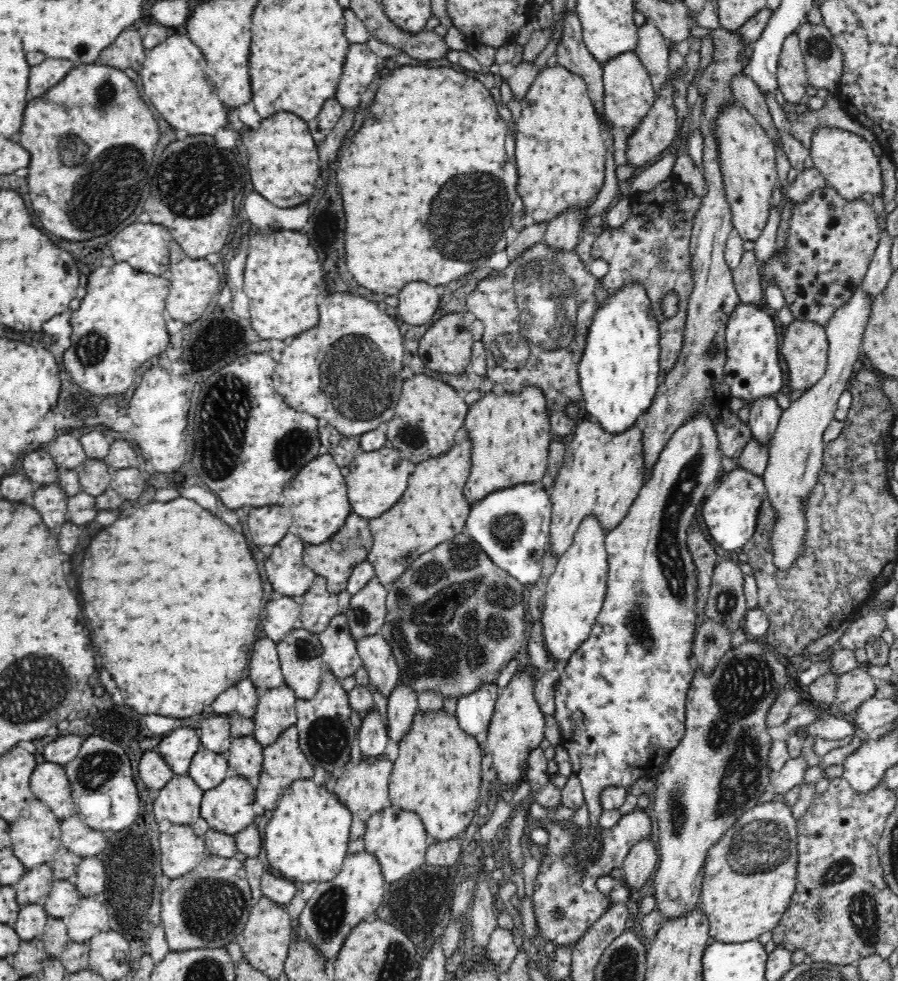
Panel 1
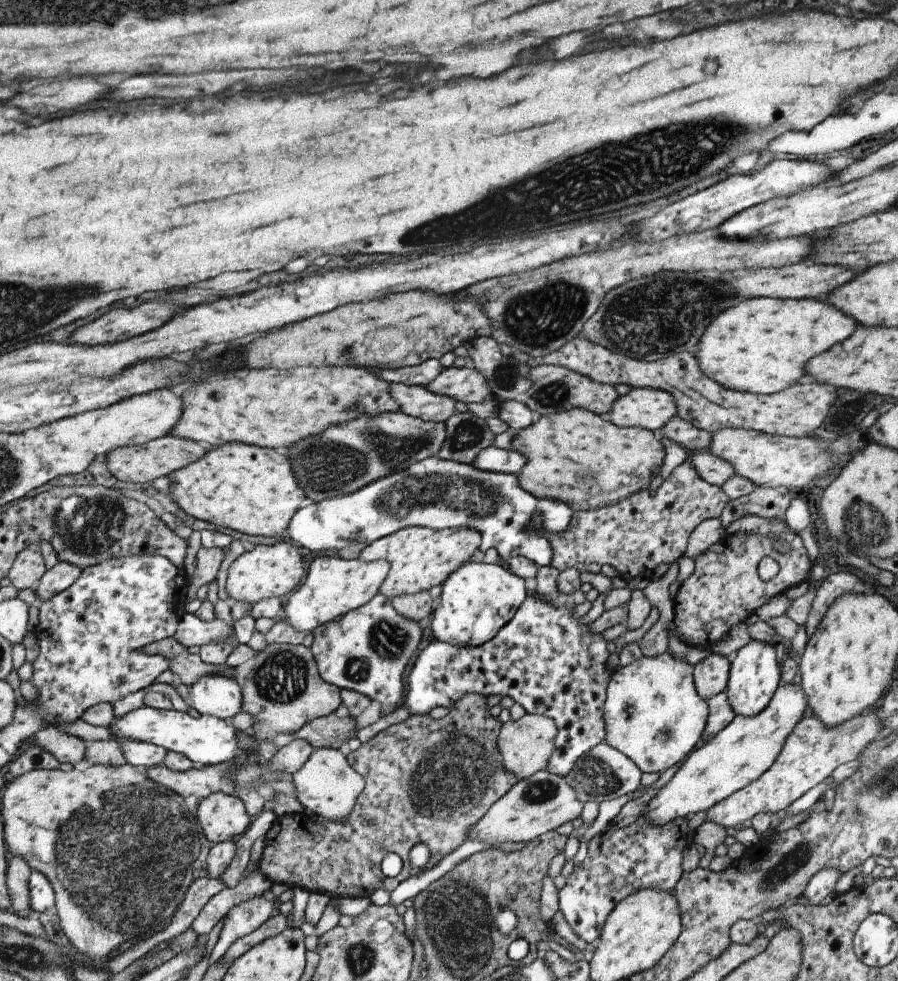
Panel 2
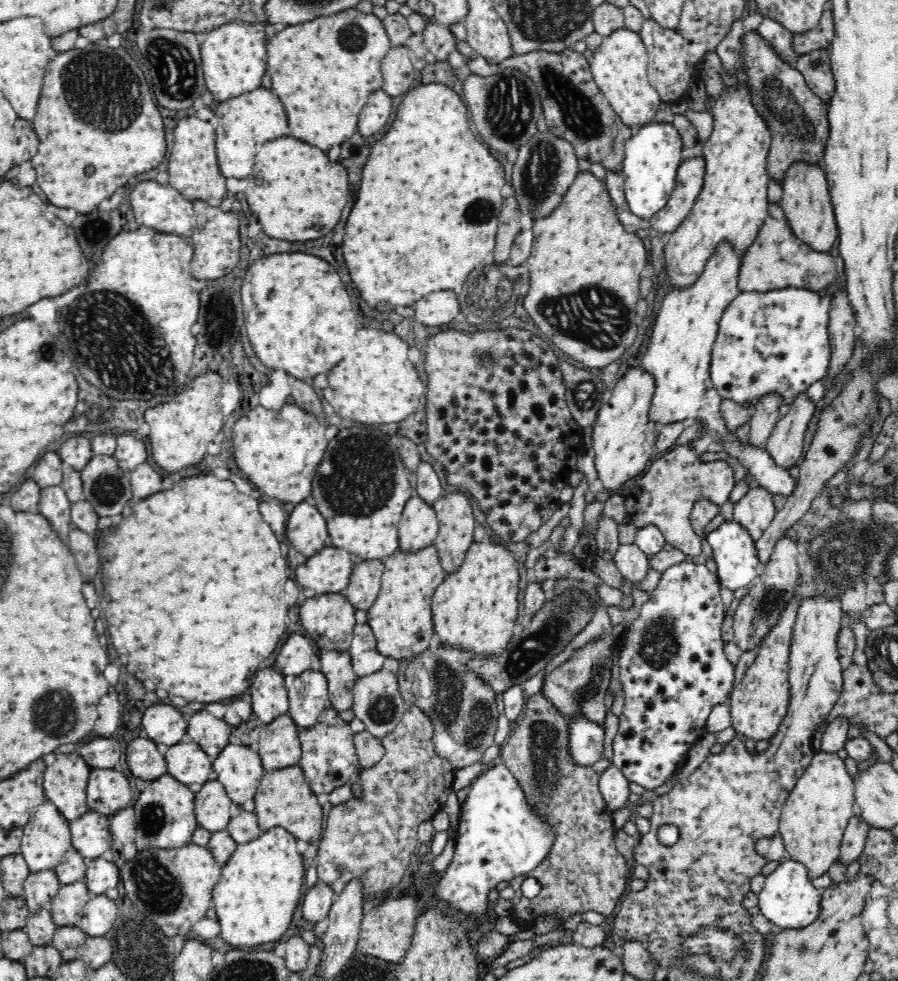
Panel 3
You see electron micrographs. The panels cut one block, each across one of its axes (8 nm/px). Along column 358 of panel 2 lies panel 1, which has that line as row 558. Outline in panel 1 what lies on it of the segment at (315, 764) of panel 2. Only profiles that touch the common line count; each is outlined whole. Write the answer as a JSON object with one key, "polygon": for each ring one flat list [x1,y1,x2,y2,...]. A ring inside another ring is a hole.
{"polygon":[[862,286,852,294,848,302,841,304,825,327,828,339,827,365,821,379,804,391,799,399,781,412,779,426,771,438,768,448,768,466,764,470,763,481,768,491,768,501,774,507,776,520,774,532,770,536,774,565,778,569,791,567,803,551,803,538,806,532,805,502,811,488,818,480,823,459,823,432,835,420,835,410,840,398,857,371,861,361,862,338,873,300]]}

